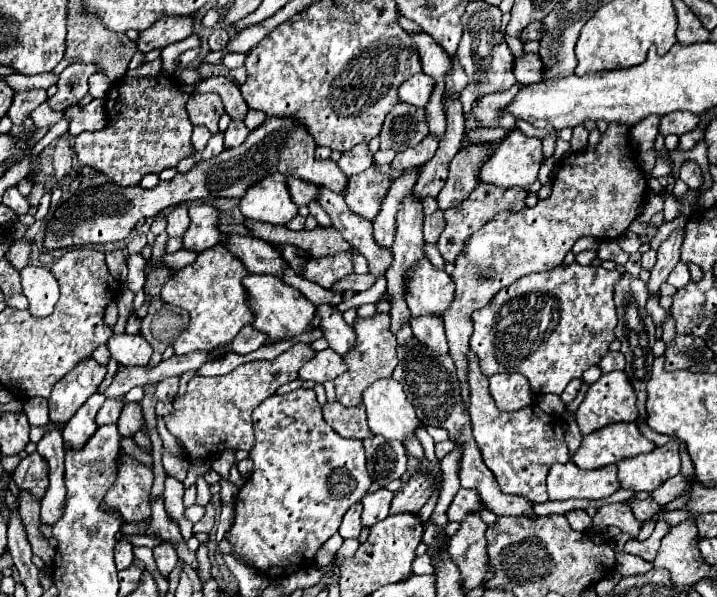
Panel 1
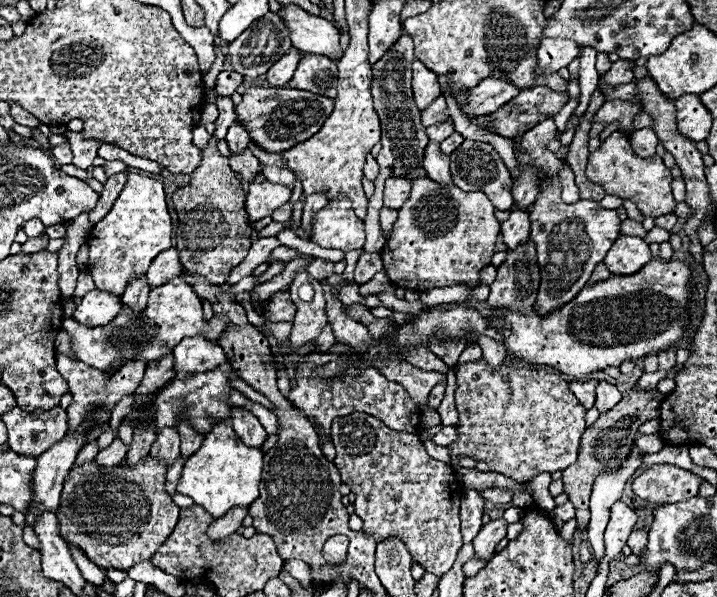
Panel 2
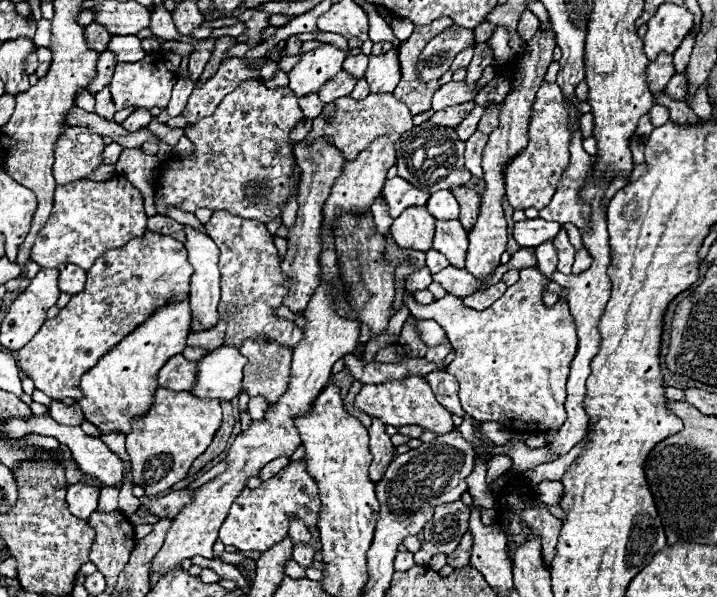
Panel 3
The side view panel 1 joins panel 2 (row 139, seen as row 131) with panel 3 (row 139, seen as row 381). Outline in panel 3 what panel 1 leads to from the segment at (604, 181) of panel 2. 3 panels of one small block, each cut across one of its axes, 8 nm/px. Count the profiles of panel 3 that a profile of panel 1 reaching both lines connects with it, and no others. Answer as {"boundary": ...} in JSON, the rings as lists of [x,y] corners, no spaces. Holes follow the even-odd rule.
{"boundary":[[[476,104],[476,106],[470,110],[470,114],[464,118],[464,122],[460,122],[460,126],[456,126],[456,134],[458,134],[458,138],[460,138],[462,142],[466,142],[466,140],[476,132],[476,126],[478,126],[482,114],[484,114],[484,108]]]}

